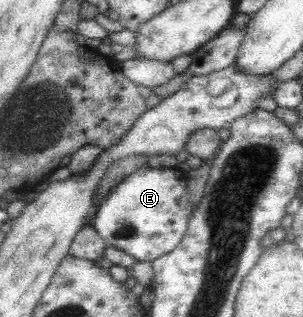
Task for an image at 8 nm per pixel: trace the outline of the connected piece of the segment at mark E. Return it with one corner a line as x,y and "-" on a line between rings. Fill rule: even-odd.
142,166
109,193
91,224
107,246
123,251
137,262
156,261
183,242
193,214
187,189
184,172

